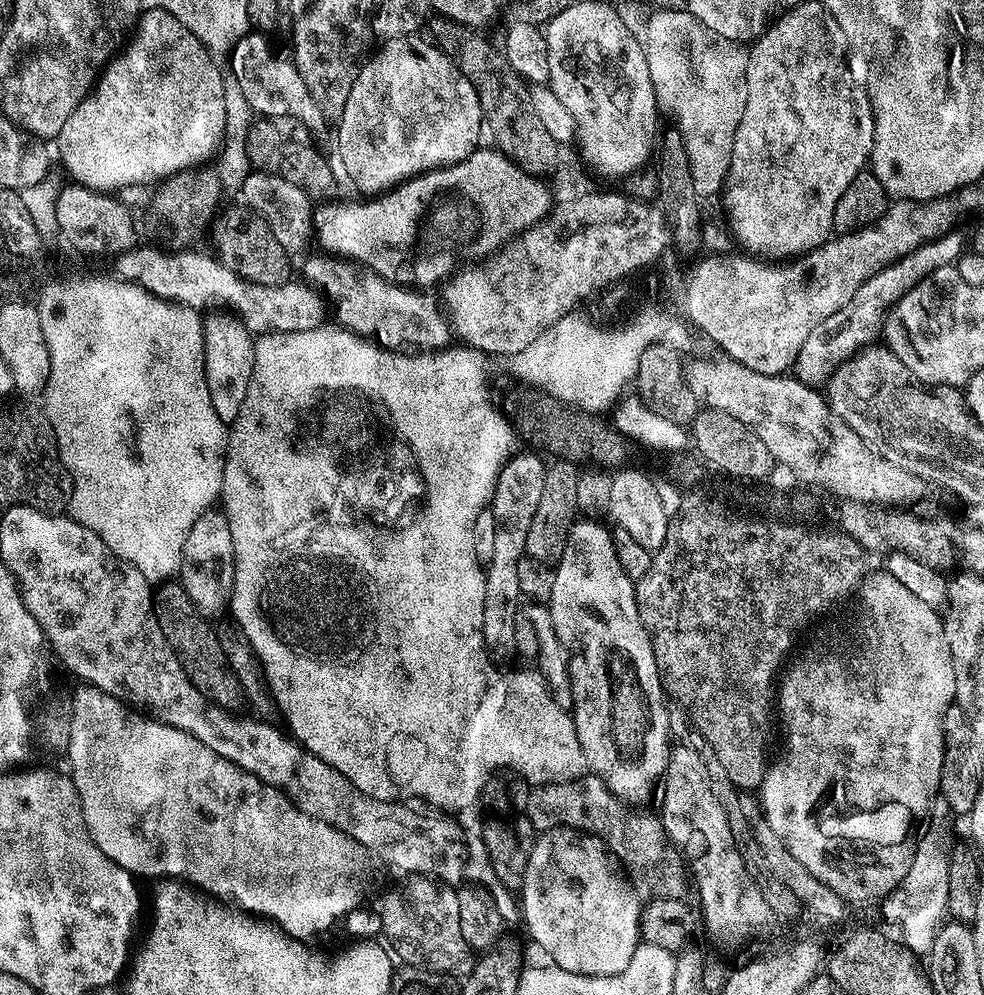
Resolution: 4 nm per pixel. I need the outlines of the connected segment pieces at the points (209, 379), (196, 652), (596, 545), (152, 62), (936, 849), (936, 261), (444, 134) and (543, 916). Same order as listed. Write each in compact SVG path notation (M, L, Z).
M216 314L202 324L204 332L204 377L210 394L210 402L225 422L235 421L238 410L244 405L246 390L252 381L254 370L253 337L244 329L239 319L232 314Z
M164 582L155 589L154 611L158 626L162 630L162 638L166 638L170 650L178 658L192 685L218 708L236 710L240 703L245 703L244 688L232 672L226 654L222 654L215 627L197 612L179 582Z
M581 518L569 527L568 537L566 538L566 546L562 550L562 558L554 566L554 590L552 597L548 600L548 613L552 616L554 622L554 630L558 634L558 642L562 642L564 651L568 656L568 673L572 679L572 707L570 715L576 733L578 734L578 742L582 746L582 754L586 754L586 762L589 769L595 775L601 776L608 788L611 789L616 796L620 797L625 804L629 806L644 806L648 799L652 796L652 791L657 791L658 778L663 777L664 769L668 766L668 758L670 755L670 743L668 744L668 708L664 705L666 701L666 693L660 683L660 671L654 662L654 650L652 643L648 637L648 632L644 629L644 624L640 621L638 614L638 606L636 605L636 585L626 574L626 570L622 570L622 562L618 562L618 554L612 545L612 533L606 527L603 528L596 518Z
M145 11L126 47L108 61L88 97L62 125L54 141L55 147L60 147L60 160L75 183L105 194L116 194L119 188L135 184L155 185L180 171L199 169L221 146L226 126L224 86L221 65L193 32L168 12Z
M940 798L932 805L926 831L919 837L916 846L916 857L912 859L910 870L900 887L883 901L884 912L892 920L900 920L900 928L905 936L902 942L905 947L924 958L931 953L936 933L948 911L948 854L950 839L948 831L952 828L954 813L952 808Z
M949 230L936 239L918 246L893 264L887 264L885 268L878 270L878 274L874 274L874 278L862 282L862 286L858 286L858 290L854 290L854 298L850 298L850 302L846 302L846 306L842 306L842 310L834 310L834 314L830 314L830 318L818 321L814 328L806 334L806 338L794 359L794 375L796 379L801 380L804 384L813 386L823 385L838 365L844 364L850 357L856 355L860 349L869 347L875 341L872 339L880 332L880 323L884 320L884 308L891 309L915 284L929 279L932 273L939 270L939 268L948 268L955 265L965 251L965 248L965 237L963 240L956 233L956 230Z
M409 34L397 40L383 41L380 49L359 65L354 82L350 86L350 98L346 98L346 110L342 110L340 119L335 121L336 128L336 152L340 155L340 164L344 167L346 175L352 179L352 184L364 194L379 194L395 188L398 184L403 184L411 176L423 176L426 172L433 172L436 168L445 168L451 164L457 164L466 159L472 152L477 151L476 144L482 140L482 129L484 119L482 118L482 106L478 102L478 94L474 86L470 86L468 79L458 70L455 60L445 54L431 39L419 40L419 35Z
M552 828L548 832L539 833L535 837L532 845L532 853L528 859L522 895L524 895L524 900L522 896L522 920L524 916L524 924L528 927L528 932L532 935L533 942L552 959L549 961L557 968L576 974L586 974L587 976L613 976L621 972L628 965L630 958L634 954L634 950L642 943L640 934L640 913L642 908L639 903L637 905L632 904L634 889L626 879L617 857L613 855L599 837L593 835L591 832L584 832L579 828Z

